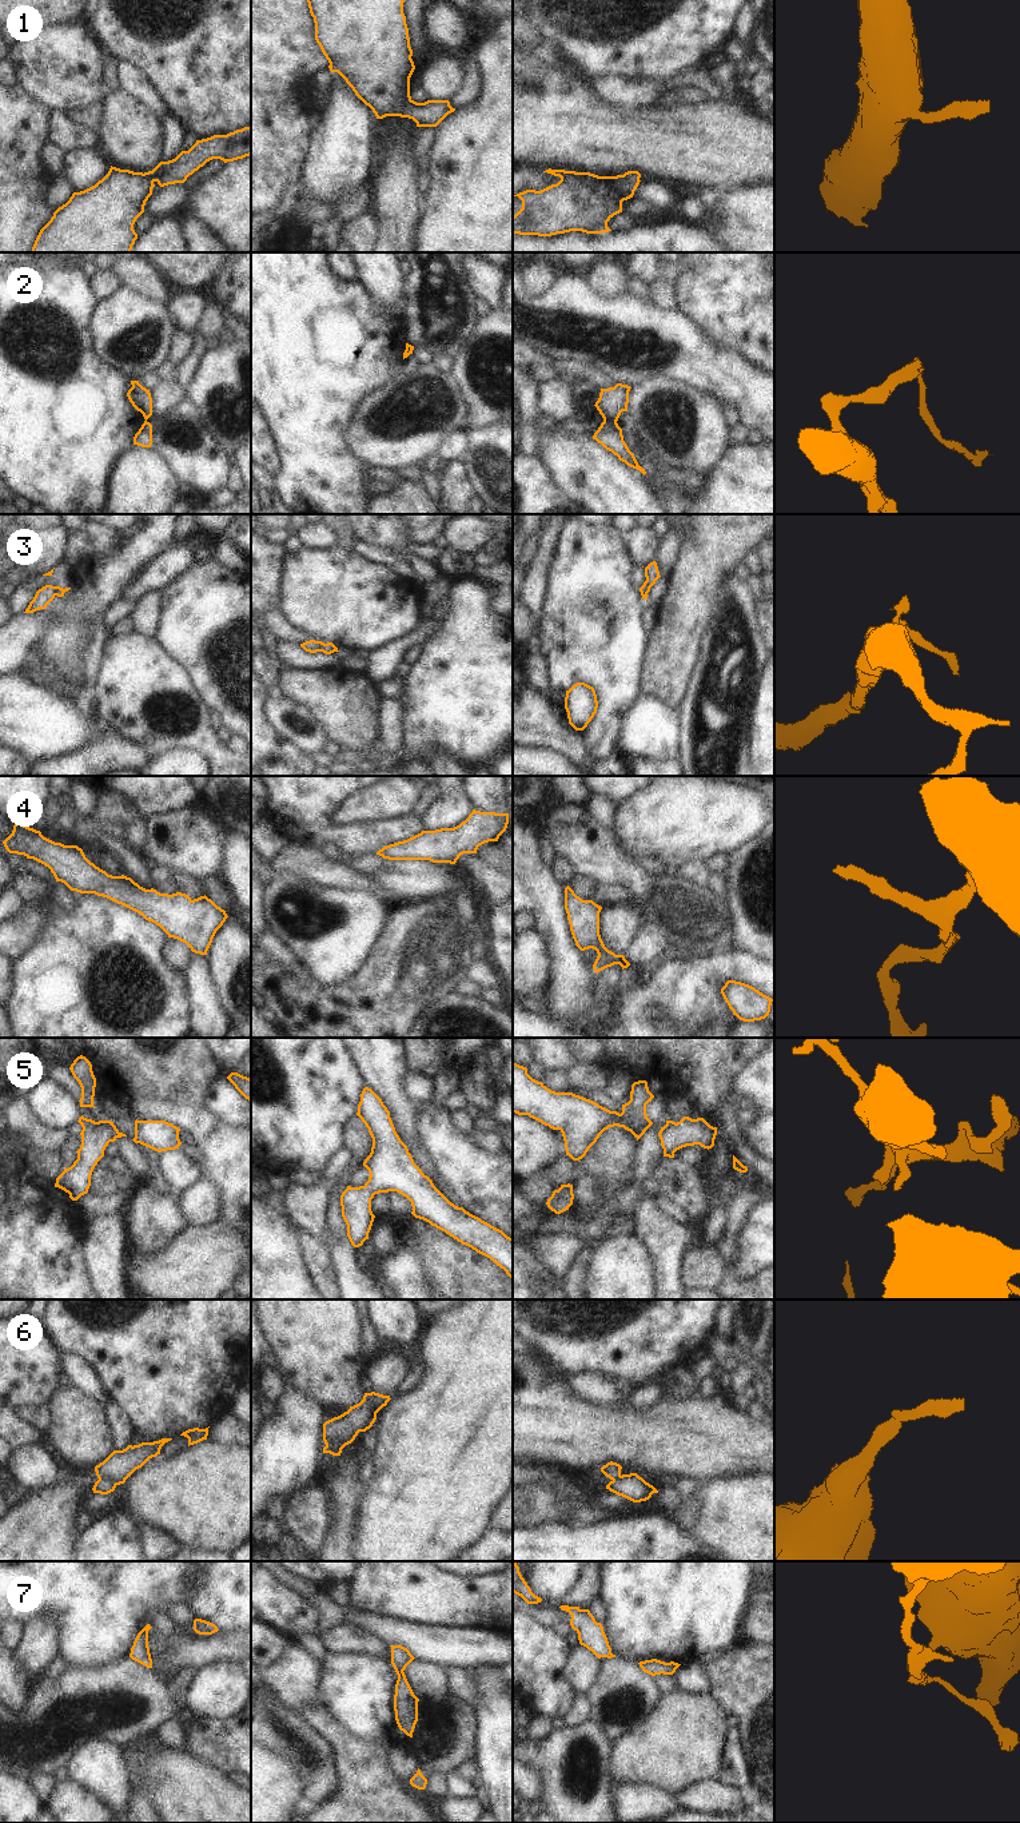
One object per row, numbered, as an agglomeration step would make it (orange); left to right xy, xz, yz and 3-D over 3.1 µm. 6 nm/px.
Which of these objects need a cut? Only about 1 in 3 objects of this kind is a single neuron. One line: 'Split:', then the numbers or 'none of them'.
Split: 2, 3, 6

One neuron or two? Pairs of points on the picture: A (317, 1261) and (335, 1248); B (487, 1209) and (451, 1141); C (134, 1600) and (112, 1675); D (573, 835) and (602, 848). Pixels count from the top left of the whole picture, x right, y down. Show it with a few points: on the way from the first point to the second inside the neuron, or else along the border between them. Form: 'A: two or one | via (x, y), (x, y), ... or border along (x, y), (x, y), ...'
A: two | border along (322, 1238), (330, 1254), (337, 1282)
B: one | via (486, 1191), (457, 1158)
C: two | border along (128, 1655), (103, 1666), (86, 1667)
D: one | via (580, 839), (588, 847), (596, 848)

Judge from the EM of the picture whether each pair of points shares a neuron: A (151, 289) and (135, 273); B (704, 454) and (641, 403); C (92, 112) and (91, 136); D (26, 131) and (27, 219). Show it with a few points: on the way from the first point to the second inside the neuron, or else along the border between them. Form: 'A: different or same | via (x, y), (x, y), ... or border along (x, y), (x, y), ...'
A: same | via (147, 285), (139, 277)
B: same | via (688, 438), (657, 414)
C: different | border along (66, 112), (71, 119), (96, 131)
D: same | via (26, 152), (26, 198)

